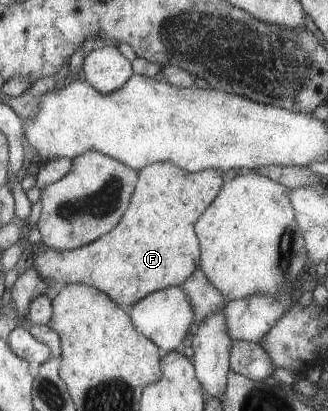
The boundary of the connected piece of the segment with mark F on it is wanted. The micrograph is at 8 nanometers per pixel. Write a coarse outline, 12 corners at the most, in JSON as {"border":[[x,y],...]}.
{"border":[[138,170],[129,213],[83,247],[33,251],[49,285],[130,305],[200,263],[225,175]]}

